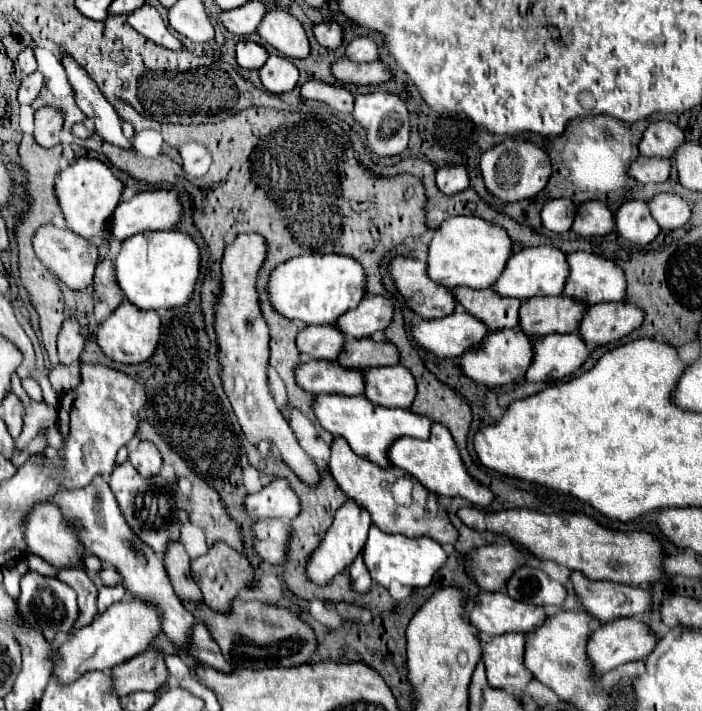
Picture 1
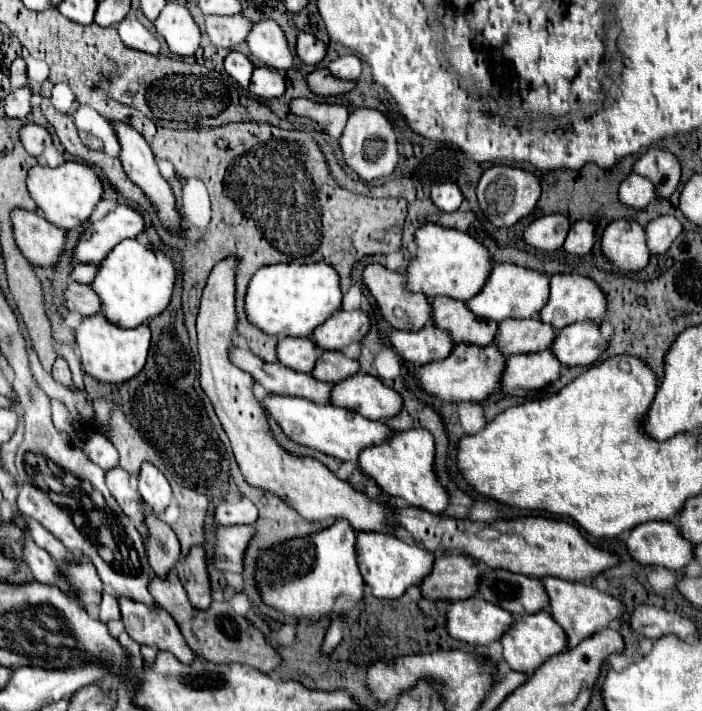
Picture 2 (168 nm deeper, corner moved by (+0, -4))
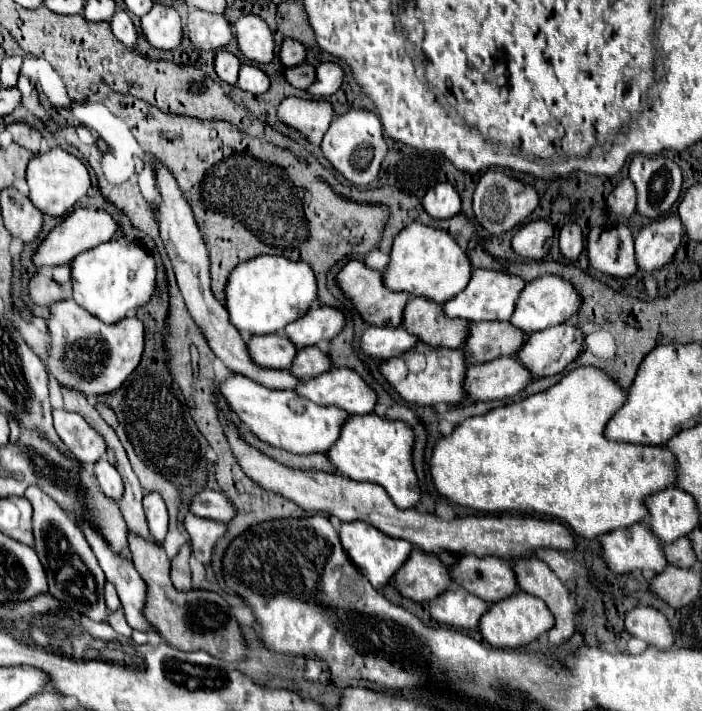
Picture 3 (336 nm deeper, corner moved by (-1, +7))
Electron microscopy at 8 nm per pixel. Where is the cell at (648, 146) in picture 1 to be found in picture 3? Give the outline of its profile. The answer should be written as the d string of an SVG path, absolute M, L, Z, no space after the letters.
M635 156L629 166L629 178L637 192L637 212L647 220L665 218L681 194L681 170L665 156Z

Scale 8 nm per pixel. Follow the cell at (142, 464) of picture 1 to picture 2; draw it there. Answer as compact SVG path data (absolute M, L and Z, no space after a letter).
M144 461L138 471L138 491L142 499L152 507L154 515L160 515L170 503L170 483L164 473L150 461Z

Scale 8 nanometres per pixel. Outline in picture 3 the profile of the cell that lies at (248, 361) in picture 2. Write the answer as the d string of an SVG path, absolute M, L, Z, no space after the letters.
M163 164L155 166L157 172L157 186L161 192L161 206L159 206L159 230L161 230L161 240L163 246L169 254L175 278L177 278L177 286L183 294L185 306L191 314L191 318L195 320L197 328L201 330L201 334L205 336L209 348L215 352L217 358L221 358L221 362L237 374L249 376L269 388L279 388L279 390L293 390L295 384L299 384L299 380L295 380L295 376L291 376L287 370L267 370L267 368L255 368L255 364L251 364L251 358L247 356L245 350L245 342L241 340L239 332L235 332L235 328L231 328L231 322L227 320L227 310L223 308L221 302L215 300L211 288L209 288L209 258L207 258L207 248L203 242L203 236L195 224L193 212L189 208L189 204L185 202L183 194L179 192L179 186L175 184L175 178L171 176L171 172L167 172L167 168Z

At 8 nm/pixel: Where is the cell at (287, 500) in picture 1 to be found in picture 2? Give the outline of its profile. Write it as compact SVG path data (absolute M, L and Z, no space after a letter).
M242 497L238 503L224 501L216 507L216 519L224 527L228 527L228 525L254 525L258 521L258 509L246 497Z

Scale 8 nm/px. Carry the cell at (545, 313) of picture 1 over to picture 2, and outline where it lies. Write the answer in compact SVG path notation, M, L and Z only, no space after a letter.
M540 317L528 319L504 319L498 323L498 335L494 343L504 355L534 353L552 347L556 329L550 323L542 323Z

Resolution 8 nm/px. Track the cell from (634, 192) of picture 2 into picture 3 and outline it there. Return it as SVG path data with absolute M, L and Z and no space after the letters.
M629 178L607 196L607 210L621 218L629 218L635 212L635 186L631 186Z

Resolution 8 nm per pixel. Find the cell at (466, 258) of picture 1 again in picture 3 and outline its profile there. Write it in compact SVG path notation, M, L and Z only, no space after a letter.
M419 222L409 224L393 240L389 264L383 270L383 284L393 292L407 292L411 296L423 296L437 304L445 304L467 286L471 278L471 262L467 254L445 230L435 230Z

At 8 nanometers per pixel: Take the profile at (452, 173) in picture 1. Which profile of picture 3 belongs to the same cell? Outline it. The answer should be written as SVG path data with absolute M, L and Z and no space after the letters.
M441 182L435 188L431 188L425 196L423 196L423 208L431 218L451 218L455 214L459 214L461 210L461 200L459 194L453 190L453 186L449 182Z

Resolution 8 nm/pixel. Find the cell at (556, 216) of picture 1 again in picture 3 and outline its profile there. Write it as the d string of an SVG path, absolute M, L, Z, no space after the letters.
M545 220L525 224L513 236L513 250L525 260L543 260L553 244L553 228Z

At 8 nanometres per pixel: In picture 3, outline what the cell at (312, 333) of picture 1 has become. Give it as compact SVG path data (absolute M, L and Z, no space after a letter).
M263 334L251 336L247 352L255 366L271 370L287 370L295 358L297 348L291 348L291 342L283 334Z

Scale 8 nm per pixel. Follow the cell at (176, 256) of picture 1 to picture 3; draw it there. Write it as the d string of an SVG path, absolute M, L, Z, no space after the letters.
M115 238L75 256L71 262L71 282L73 300L79 306L107 324L119 322L151 298L155 290L155 260L137 242Z

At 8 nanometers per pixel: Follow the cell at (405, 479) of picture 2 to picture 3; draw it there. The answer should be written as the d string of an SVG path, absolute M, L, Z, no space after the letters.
M375 412L363 416L349 416L339 430L339 438L325 452L337 474L349 476L357 482L375 482L393 500L397 508L415 508L419 504L417 476L411 464L413 432L403 422L391 422L375 416Z

